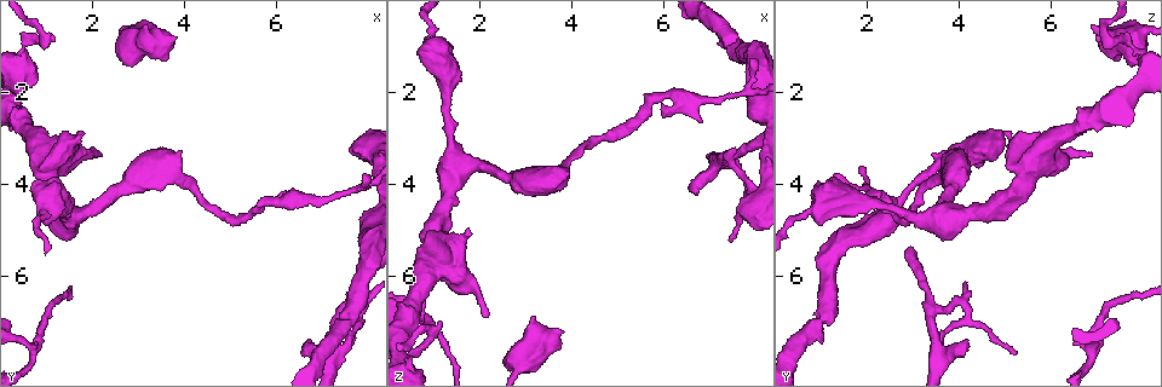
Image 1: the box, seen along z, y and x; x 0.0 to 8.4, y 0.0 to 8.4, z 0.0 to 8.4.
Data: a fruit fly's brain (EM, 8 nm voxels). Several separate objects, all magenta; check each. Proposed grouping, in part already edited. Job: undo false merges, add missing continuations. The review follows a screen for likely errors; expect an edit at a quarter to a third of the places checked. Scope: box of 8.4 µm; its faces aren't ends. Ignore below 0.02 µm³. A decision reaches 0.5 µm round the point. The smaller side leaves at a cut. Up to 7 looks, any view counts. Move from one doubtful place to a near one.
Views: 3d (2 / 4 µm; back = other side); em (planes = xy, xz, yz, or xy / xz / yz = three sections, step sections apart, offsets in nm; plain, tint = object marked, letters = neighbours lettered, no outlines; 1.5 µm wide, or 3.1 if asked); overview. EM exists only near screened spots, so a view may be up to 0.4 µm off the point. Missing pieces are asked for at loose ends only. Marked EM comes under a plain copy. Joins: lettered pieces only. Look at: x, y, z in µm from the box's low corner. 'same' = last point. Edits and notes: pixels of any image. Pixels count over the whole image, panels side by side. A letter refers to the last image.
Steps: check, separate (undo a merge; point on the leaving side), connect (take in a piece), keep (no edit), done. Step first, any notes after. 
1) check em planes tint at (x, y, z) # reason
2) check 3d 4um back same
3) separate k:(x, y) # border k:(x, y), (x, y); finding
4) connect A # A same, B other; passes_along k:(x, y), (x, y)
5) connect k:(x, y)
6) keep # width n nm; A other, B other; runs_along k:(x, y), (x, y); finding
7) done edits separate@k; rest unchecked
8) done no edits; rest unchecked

check 3d 2um at (7.95, 3.75, 1.35) # tapers out

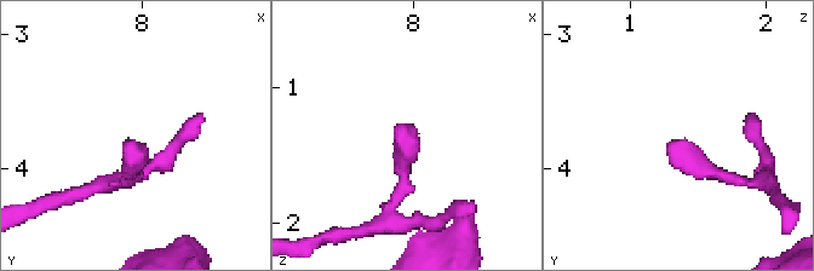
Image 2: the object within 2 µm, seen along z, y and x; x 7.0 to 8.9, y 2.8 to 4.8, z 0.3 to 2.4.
check em planes letters at (7.94, 3.76, 1.34)

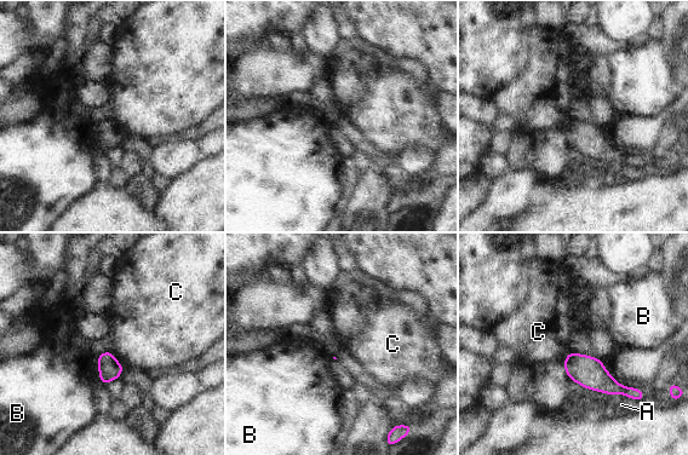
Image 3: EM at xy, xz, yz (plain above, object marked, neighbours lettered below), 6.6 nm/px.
keep # A other, B other, C other; border 3:(112, 352), (124, 368); none of them fits

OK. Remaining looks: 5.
check 3d 2um at (6.70, 7.40, 4.20) # an open end

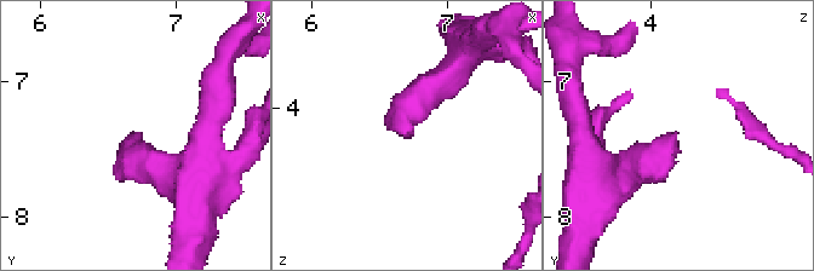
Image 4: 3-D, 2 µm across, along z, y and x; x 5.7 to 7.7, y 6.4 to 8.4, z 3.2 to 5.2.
check em xz step 4 tint at (6.72, 7.36, 4.20)

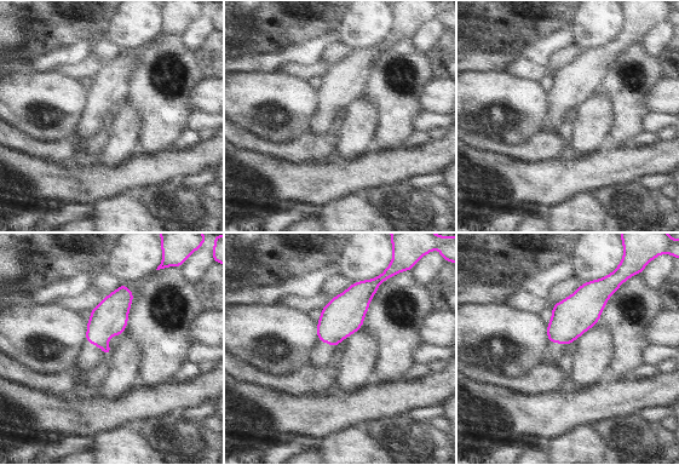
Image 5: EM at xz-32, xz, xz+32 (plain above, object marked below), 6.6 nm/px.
check em planes letters same # another direction

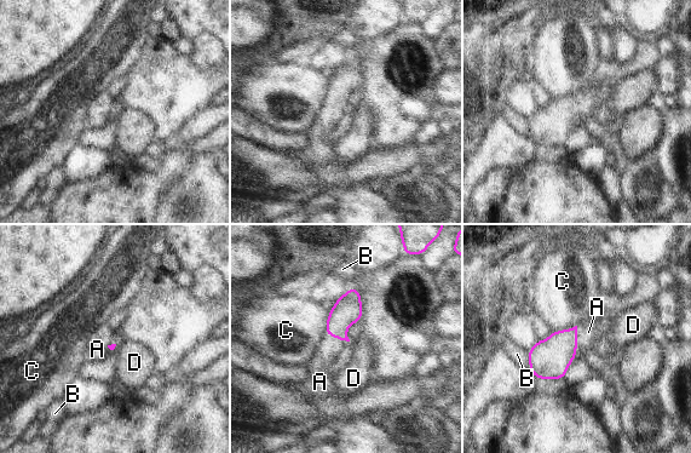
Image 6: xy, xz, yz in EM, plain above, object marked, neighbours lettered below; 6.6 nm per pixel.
connect 6:(588, 332) # A same, B other, C other, D other; passes_along 6:(550, 359), (576, 340), (588, 332); it goes on there

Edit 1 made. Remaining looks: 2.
done edits connect@6; rest unchecked

